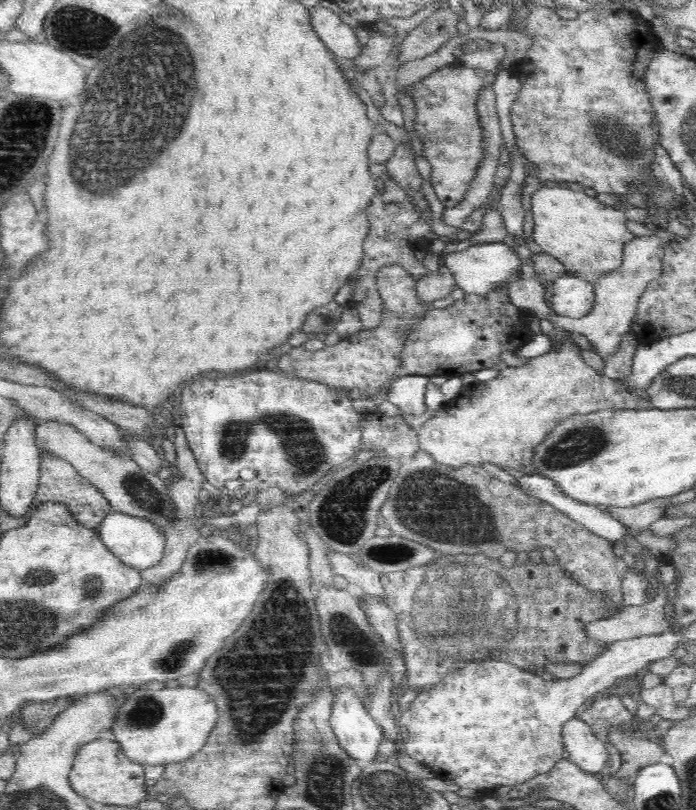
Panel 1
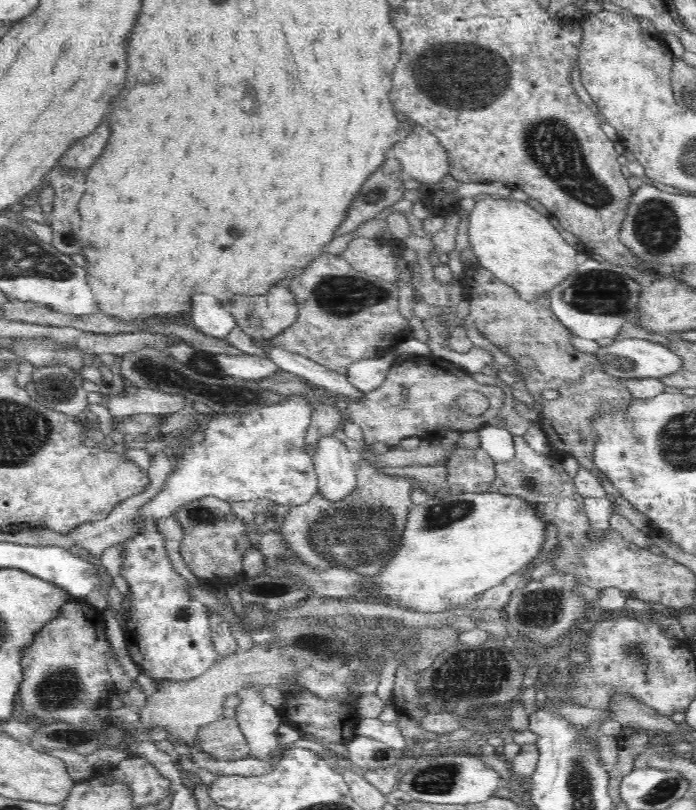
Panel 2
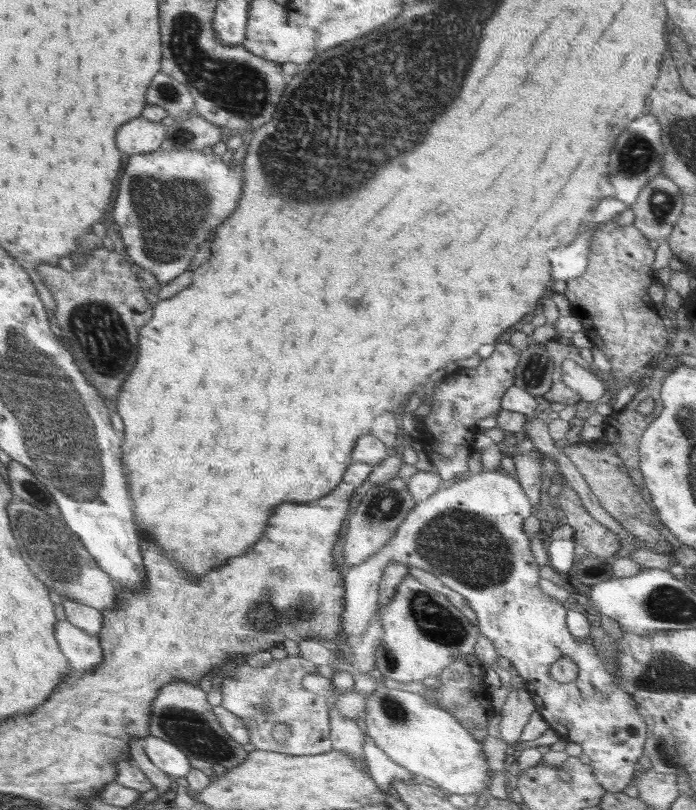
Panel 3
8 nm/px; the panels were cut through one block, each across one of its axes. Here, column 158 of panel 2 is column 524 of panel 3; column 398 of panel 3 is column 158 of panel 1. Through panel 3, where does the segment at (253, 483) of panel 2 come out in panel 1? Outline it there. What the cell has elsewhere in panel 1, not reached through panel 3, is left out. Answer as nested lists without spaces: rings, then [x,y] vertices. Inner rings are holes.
[[[112,510],[101,520],[96,531],[104,546],[129,567],[134,567],[140,571],[146,570],[155,567],[164,556],[165,531],[146,518],[130,516]]]

